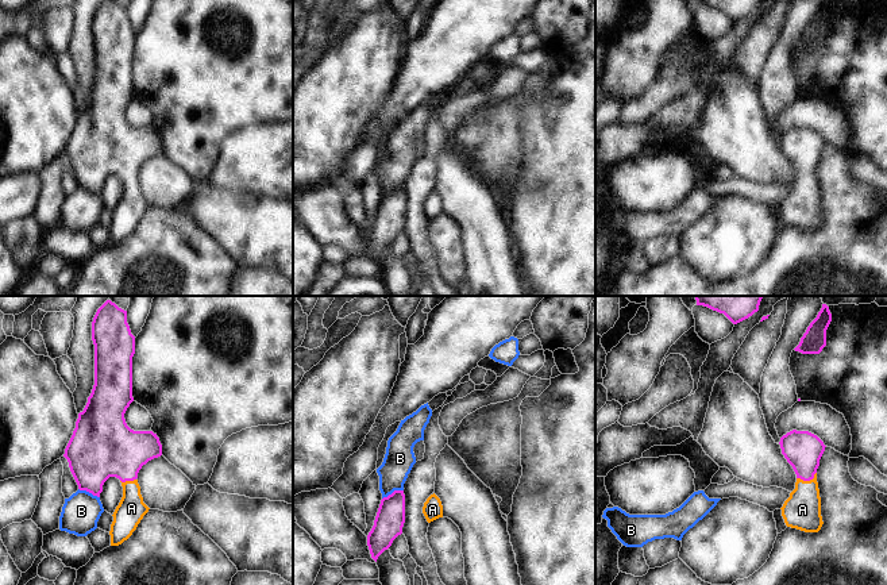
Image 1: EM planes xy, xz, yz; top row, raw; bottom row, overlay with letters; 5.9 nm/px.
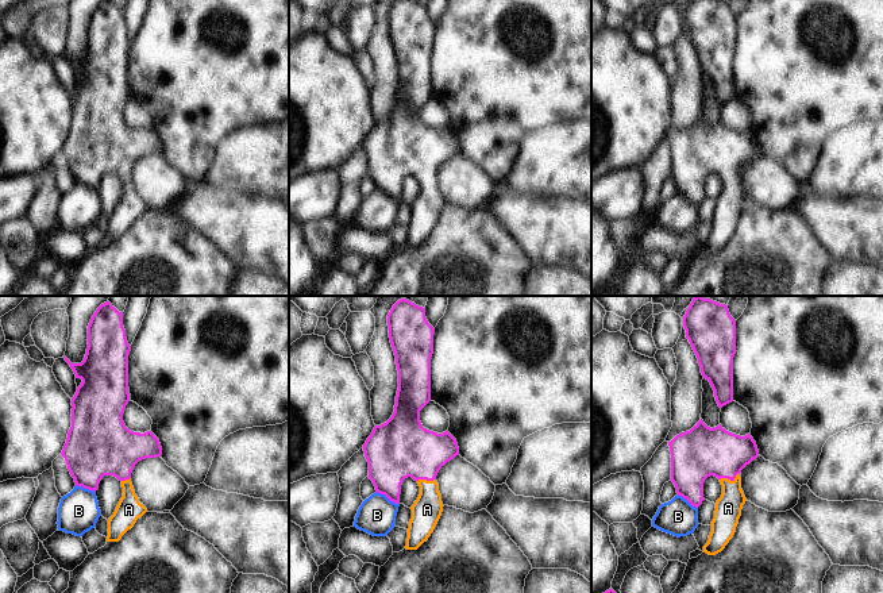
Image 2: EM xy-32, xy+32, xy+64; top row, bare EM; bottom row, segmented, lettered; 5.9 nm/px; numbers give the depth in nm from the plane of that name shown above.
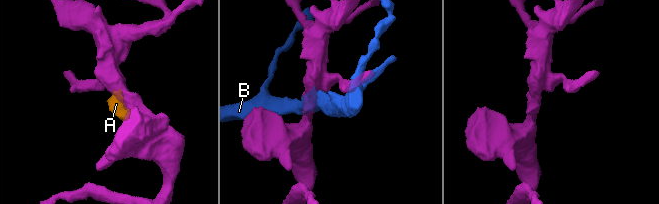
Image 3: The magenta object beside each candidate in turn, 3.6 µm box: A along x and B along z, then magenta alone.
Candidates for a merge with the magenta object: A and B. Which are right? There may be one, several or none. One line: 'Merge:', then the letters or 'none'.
Merge: A.

